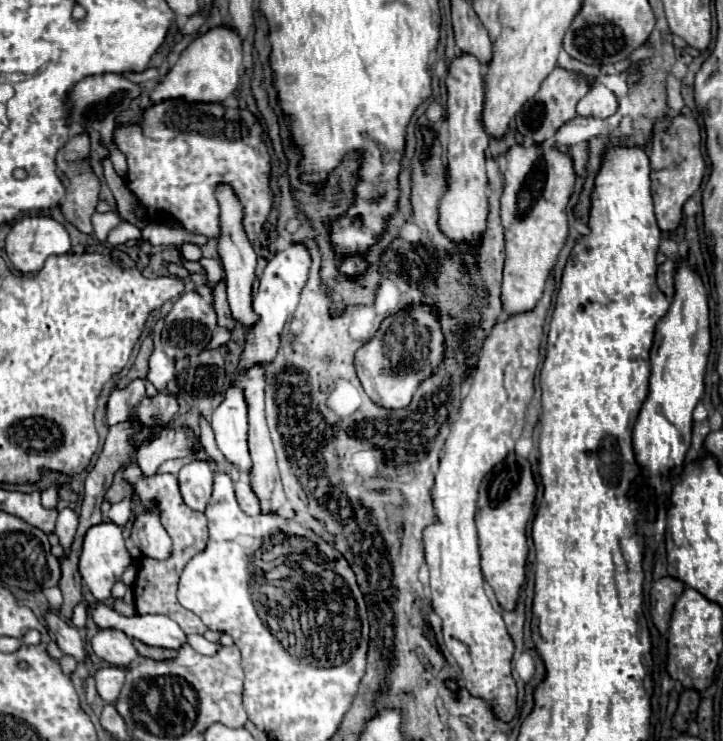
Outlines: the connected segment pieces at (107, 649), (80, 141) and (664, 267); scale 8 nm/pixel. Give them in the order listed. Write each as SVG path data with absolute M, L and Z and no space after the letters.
M100 629L92 637L92 649L100 659L116 667L128 667L138 657L132 639L114 629Z
M78 133L78 135L74 135L74 137L58 151L58 157L56 157L58 177L60 177L62 183L66 185L66 197L64 197L64 203L60 205L62 215L64 215L76 229L80 229L82 233L92 233L90 217L92 217L92 213L96 211L98 193L100 193L100 179L94 175L94 171L92 171L88 159L86 159L88 155L90 155L90 139L88 139L88 133Z
M666 259L662 265L658 265L656 283L658 283L660 291L668 299L672 299L672 295L674 295L674 261L672 259Z

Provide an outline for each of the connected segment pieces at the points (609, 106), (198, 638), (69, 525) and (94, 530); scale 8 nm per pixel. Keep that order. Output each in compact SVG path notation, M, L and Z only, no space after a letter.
M598 81L590 85L590 91L584 95L582 103L578 103L578 115L582 115L582 117L606 119L606 117L614 115L616 109L618 109L616 95Z
M190 635L190 637L188 637L188 643L190 643L198 653L202 653L202 655L212 655L212 653L218 651L218 645L206 641L202 635Z
M66 507L58 513L58 523L56 523L56 535L60 537L60 543L64 547L64 551L68 553L70 549L70 543L72 543L72 537L76 533L76 527L78 527L78 515L72 507Z
M112 521L90 527L90 531L84 535L84 545L82 545L82 551L80 551L78 571L82 575L85 587L98 601L106 601L110 597L110 589L122 577L126 565L130 565L130 555L126 551L122 529Z

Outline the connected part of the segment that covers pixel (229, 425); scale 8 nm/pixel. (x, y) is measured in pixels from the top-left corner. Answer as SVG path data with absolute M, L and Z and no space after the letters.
M236 383L226 389L224 401L212 415L212 429L216 433L218 449L224 457L234 463L240 471L250 471L250 455L248 455L248 415L246 415L246 399L242 395L242 387Z

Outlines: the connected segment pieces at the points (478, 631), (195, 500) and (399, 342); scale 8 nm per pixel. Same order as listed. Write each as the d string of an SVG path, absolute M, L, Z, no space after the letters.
M550 275L544 287L542 299L536 303L534 309L508 315L492 327L488 333L476 371L472 375L472 387L468 395L462 401L460 415L456 423L452 425L452 431L446 439L440 469L436 473L436 485L432 489L434 509L438 515L438 521L424 529L424 549L426 549L426 563L430 569L430 599L434 613L442 619L444 629L444 645L456 659L456 663L462 667L464 673L464 687L474 695L490 701L494 705L494 715L510 721L516 713L516 681L512 677L512 653L514 643L506 631L502 613L492 605L490 597L484 591L482 583L482 571L480 571L480 553L478 553L478 535L474 525L474 513L476 513L476 501L478 501L478 487L484 479L484 475L500 463L508 451L514 449L518 433L522 435L524 429L524 415L526 407L532 401L534 395L534 373L536 365L540 361L540 339L542 339L542 327L546 313L550 309L550 299L554 293L554 277Z
M192 461L178 473L184 503L194 511L204 511L212 495L212 467L206 461Z
M418 305L384 319L376 337L358 349L356 369L364 391L374 403L386 409L400 409L410 403L420 381L438 369L442 357L444 337L440 333L440 323L436 321L432 307Z

